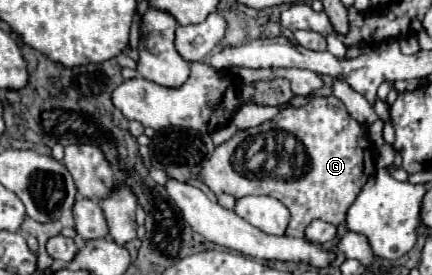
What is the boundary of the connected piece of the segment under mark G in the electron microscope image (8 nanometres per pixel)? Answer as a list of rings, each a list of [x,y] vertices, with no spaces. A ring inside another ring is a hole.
[[[313,98],[307,106],[281,110],[273,122],[261,124],[261,128],[237,130],[233,138],[217,146],[213,156],[207,160],[203,182],[215,194],[223,192],[235,198],[265,194],[281,200],[291,212],[289,230],[285,234],[301,238],[303,230],[315,218],[335,226],[341,224],[347,206],[351,206],[355,194],[359,194],[373,174],[373,158],[369,158],[369,170],[365,168],[365,158],[373,148],[367,134],[365,138],[363,134],[363,126],[359,128],[359,122],[349,116],[339,98]],[[293,152],[295,158],[291,158]]]

